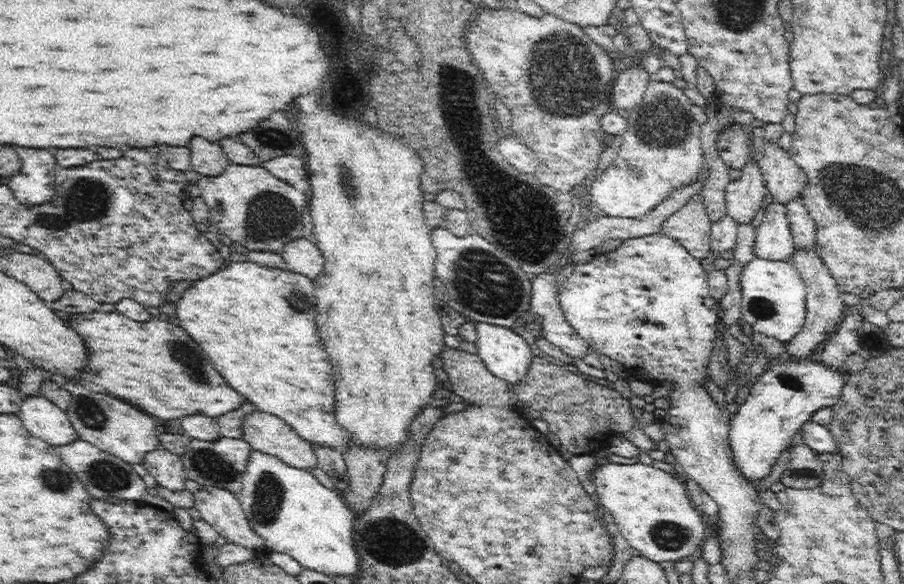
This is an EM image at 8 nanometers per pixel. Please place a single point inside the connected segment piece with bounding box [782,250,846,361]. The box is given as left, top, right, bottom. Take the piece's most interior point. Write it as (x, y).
(824, 314)

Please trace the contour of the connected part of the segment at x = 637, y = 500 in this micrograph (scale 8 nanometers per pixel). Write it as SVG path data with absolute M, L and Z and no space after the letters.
M604 464L594 472L594 482L599 500L602 500L604 508L614 518L622 536L640 554L647 556L650 560L659 563L678 562L680 560L694 559L706 539L706 522L703 514L695 509L691 503L687 491L684 489L682 480L673 473L664 472L660 468L642 464Z

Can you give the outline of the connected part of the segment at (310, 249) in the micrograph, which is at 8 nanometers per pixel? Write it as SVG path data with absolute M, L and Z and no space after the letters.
M304 237L292 240L286 244L280 256L286 270L314 281L324 272L324 260L322 252L310 240Z

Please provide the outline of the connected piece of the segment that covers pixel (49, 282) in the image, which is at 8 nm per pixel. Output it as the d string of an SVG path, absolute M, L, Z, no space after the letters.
M17 251L12 255L8 254L1 266L10 278L25 284L44 302L51 304L64 292L60 287L59 274L47 259Z

